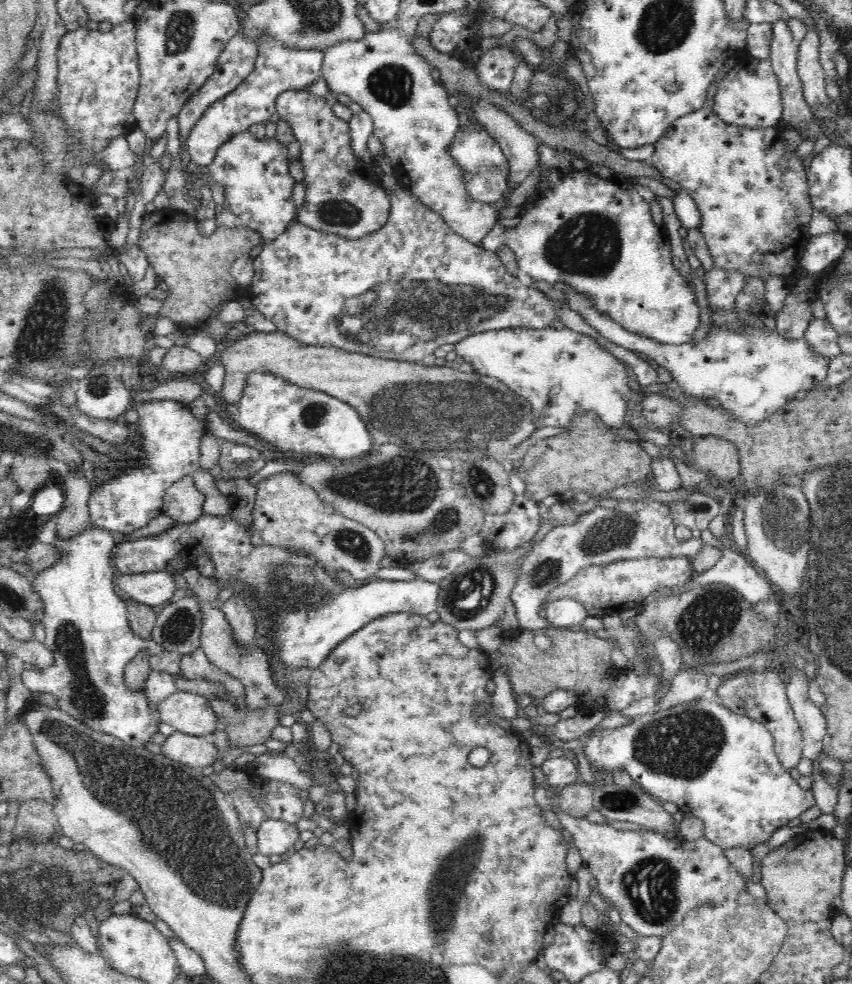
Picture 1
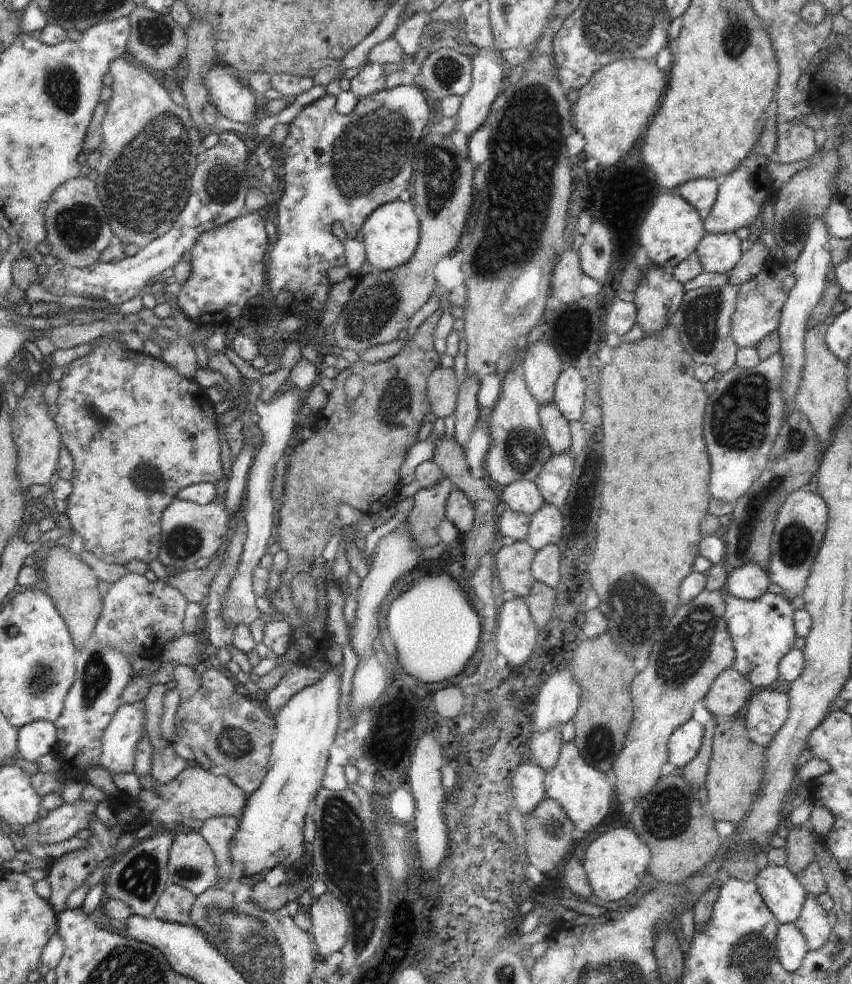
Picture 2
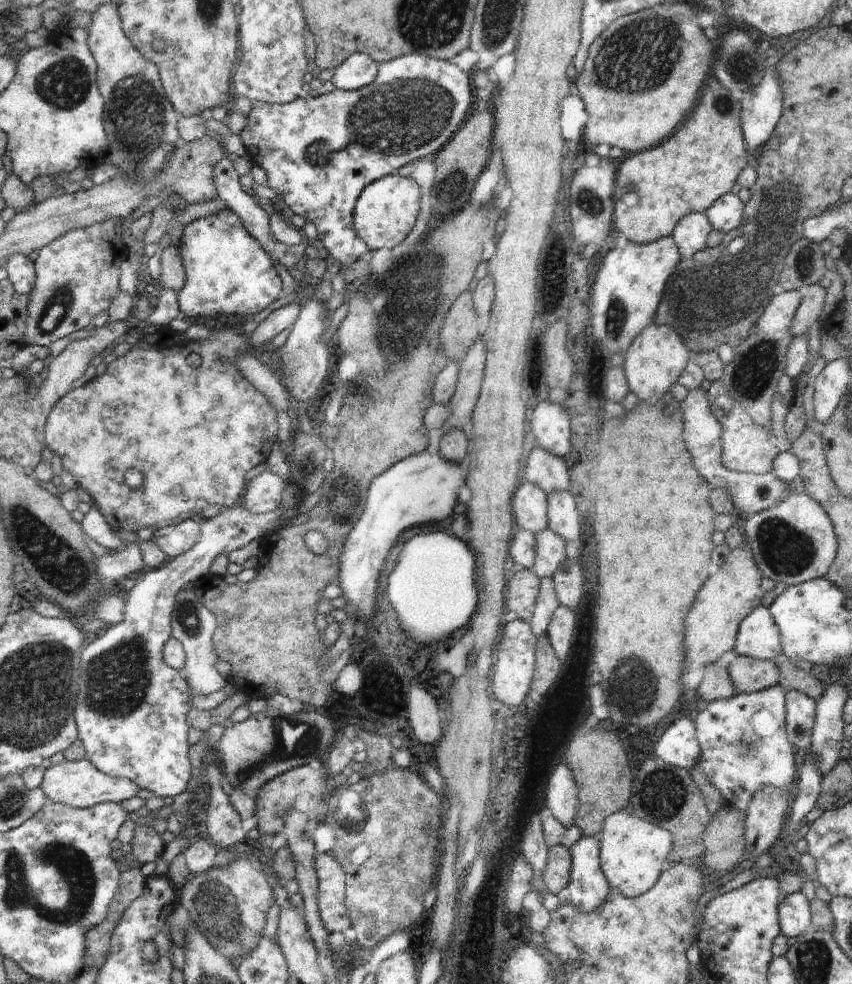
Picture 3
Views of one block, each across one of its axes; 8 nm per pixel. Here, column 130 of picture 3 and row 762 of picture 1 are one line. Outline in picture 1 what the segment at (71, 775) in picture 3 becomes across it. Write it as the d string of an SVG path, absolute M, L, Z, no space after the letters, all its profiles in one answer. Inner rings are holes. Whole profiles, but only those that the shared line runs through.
M770 666L766 670L753 674L748 672L748 676L739 673L723 678L715 698L729 710L764 724L774 737L774 750L782 767L794 772L802 757L803 738L802 729L790 705L785 683L785 676Z

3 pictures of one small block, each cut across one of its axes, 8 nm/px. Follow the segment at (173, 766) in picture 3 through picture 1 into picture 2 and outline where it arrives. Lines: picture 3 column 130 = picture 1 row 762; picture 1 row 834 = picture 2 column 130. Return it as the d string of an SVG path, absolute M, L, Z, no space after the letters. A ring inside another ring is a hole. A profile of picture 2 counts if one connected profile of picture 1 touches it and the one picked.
M144 704L120 705L102 737L99 764L111 773L133 772L136 745L142 722L146 723Z

